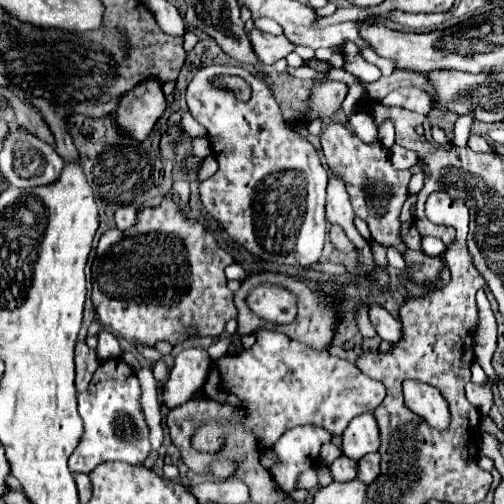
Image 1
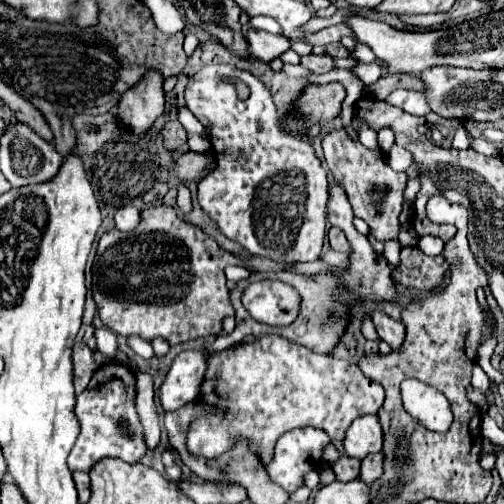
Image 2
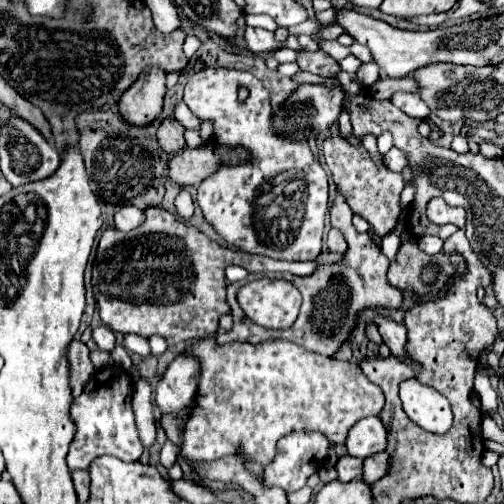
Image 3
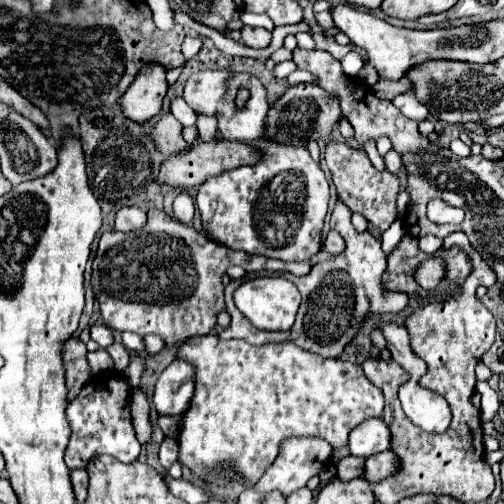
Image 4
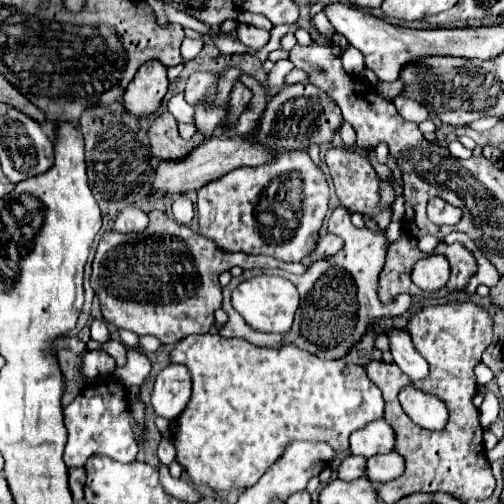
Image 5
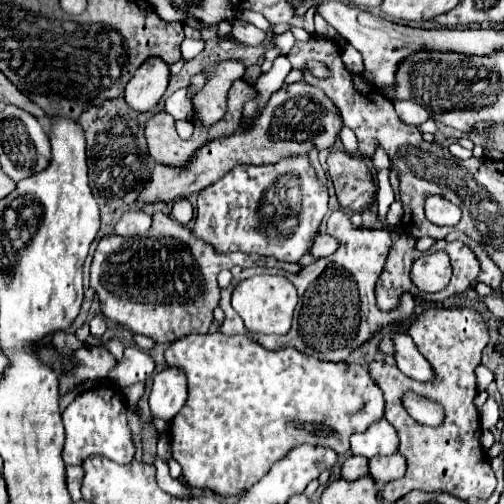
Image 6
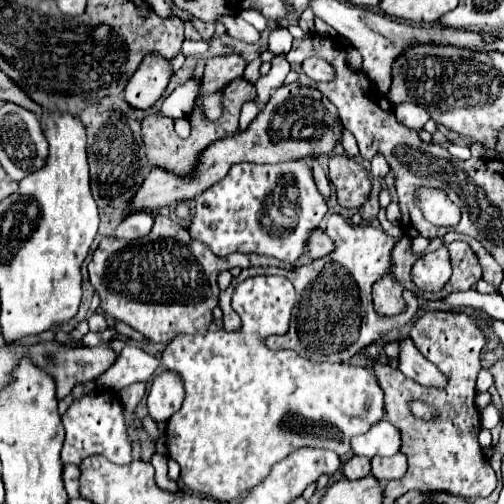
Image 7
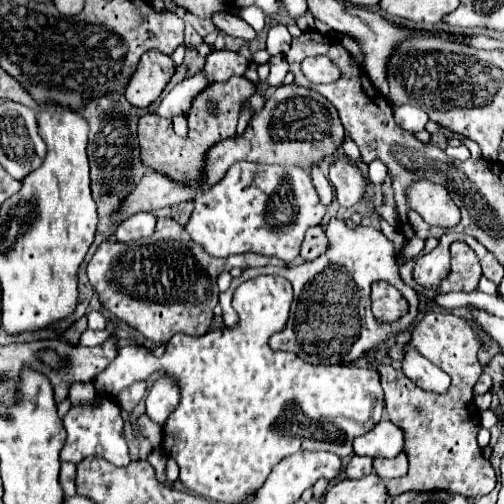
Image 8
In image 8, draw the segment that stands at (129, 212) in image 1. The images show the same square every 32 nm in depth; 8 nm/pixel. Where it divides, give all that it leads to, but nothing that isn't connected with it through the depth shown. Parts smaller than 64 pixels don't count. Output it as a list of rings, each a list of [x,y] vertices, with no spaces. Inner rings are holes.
[[[138,212],[136,216],[130,216],[118,224],[114,238],[120,242],[140,240],[152,236],[154,228],[156,228],[156,216],[150,212]]]

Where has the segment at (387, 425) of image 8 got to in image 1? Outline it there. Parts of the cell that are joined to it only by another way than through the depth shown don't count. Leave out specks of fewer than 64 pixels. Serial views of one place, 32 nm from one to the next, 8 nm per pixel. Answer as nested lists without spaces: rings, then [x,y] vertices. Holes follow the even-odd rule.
[[[372,414],[356,416],[342,434],[342,452],[352,460],[360,460],[370,452],[376,452],[378,446],[380,432]]]

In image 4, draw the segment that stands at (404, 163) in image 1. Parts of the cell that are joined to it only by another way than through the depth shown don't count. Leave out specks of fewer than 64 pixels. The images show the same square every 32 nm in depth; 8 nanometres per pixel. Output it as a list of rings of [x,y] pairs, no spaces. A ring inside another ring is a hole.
[[[390,150],[390,152],[384,156],[384,164],[386,164],[386,168],[388,168],[390,172],[400,172],[400,168],[404,166],[402,154],[396,152],[396,150]]]

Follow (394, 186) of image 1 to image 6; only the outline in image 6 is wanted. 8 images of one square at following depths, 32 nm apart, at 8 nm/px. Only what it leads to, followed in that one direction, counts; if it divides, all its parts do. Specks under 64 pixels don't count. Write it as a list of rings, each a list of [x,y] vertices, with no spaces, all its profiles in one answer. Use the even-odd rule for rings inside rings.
[[[332,150],[328,154],[328,172],[342,208],[362,212],[376,202],[374,168],[364,156]]]

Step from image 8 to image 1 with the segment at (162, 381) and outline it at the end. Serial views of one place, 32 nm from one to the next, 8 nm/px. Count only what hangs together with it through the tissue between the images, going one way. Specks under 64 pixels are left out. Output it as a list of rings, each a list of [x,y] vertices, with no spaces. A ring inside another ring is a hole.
[[[200,348],[182,350],[176,356],[170,378],[164,386],[164,404],[168,408],[176,408],[188,402],[196,394],[196,390],[206,382],[210,366],[212,358],[208,356],[206,350]]]

